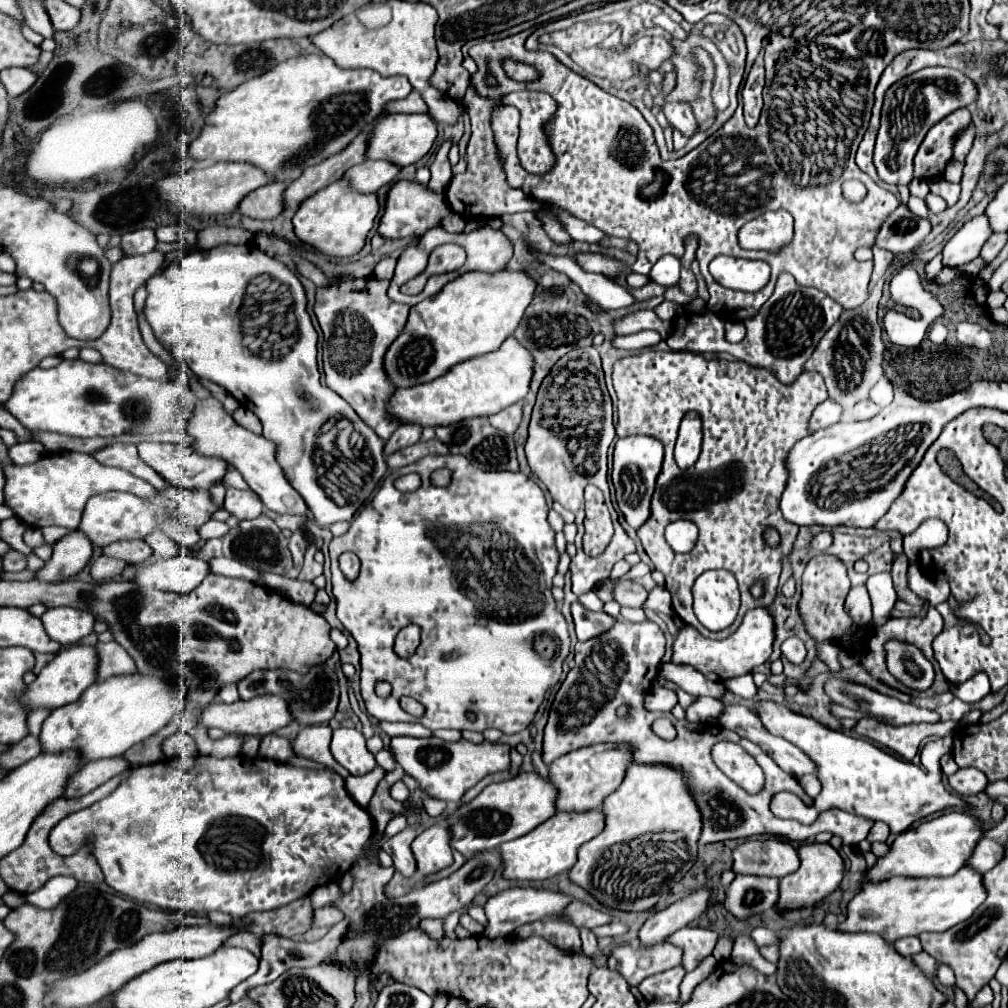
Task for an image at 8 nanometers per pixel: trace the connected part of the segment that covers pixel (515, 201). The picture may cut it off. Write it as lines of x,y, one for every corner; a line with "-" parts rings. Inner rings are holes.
470,84
468,92
464,94
464,104
468,108
468,116
472,122
472,138
470,138
468,150
466,150
466,158
468,158
466,172
452,176
452,180
444,192
452,212
460,214
464,220
474,220
474,218
496,218
496,216
514,214
514,212
540,210
542,204
538,200
532,200
528,194
520,192
518,188
512,188
504,176
504,166
500,164
500,152
496,152
496,142
492,138
492,128
490,128
492,108
498,102
478,96
-
460,202
464,202
468,210
460,210

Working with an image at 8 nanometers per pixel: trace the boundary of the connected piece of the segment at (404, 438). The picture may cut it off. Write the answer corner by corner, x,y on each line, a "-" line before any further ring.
402,424
394,434
392,438
386,442
384,446
384,454
390,454
390,452
396,452
400,448
406,448
406,446
412,446
420,440
420,434
422,434
422,428
418,424

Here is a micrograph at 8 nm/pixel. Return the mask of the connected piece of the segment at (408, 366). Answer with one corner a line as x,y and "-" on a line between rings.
472,270
446,284
440,294
410,308
404,332
384,356
384,368
398,388
410,388
446,374
454,364
494,352
518,328
536,292
536,278
524,270

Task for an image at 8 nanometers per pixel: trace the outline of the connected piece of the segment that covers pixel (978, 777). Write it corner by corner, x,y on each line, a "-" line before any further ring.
960,768
948,778
948,782
960,796
978,794
988,786
988,778
978,768

